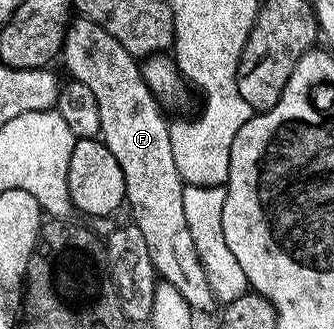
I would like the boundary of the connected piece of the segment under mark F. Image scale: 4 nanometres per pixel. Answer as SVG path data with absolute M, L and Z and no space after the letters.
M75 18L67 25L67 33L63 39L61 61L68 68L70 79L85 82L89 90L93 90L93 98L97 98L97 110L101 114L99 136L101 141L113 152L117 163L124 174L125 204L131 207L130 219L141 230L145 243L149 245L149 254L153 258L158 279L164 284L174 286L177 294L185 298L185 302L193 310L207 308L216 303L213 290L209 286L209 278L205 278L205 270L199 261L197 250L193 246L193 234L185 222L185 206L183 205L182 178L177 174L177 162L173 162L173 146L171 145L171 130L164 109L155 101L155 96L145 86L142 67L109 30L97 26L97 22Z

